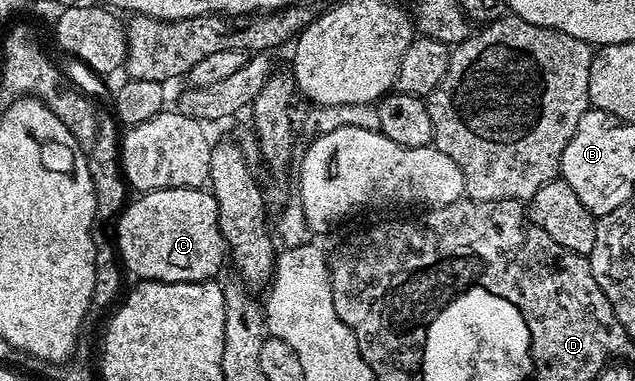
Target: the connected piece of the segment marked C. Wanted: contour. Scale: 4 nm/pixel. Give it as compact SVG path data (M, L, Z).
M200 187L155 189L152 193L144 193L136 198L117 217L117 253L126 272L128 269L136 273L136 278L144 281L181 283L212 280L223 261L225 265L225 246L215 196Z

